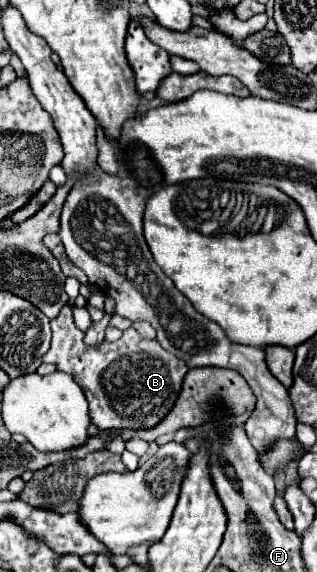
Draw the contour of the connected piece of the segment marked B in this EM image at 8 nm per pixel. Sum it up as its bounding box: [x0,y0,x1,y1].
[44,303,188,429]

